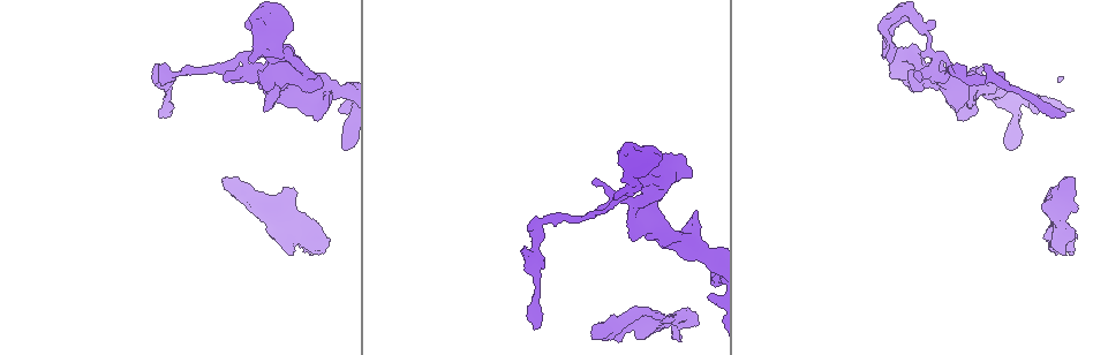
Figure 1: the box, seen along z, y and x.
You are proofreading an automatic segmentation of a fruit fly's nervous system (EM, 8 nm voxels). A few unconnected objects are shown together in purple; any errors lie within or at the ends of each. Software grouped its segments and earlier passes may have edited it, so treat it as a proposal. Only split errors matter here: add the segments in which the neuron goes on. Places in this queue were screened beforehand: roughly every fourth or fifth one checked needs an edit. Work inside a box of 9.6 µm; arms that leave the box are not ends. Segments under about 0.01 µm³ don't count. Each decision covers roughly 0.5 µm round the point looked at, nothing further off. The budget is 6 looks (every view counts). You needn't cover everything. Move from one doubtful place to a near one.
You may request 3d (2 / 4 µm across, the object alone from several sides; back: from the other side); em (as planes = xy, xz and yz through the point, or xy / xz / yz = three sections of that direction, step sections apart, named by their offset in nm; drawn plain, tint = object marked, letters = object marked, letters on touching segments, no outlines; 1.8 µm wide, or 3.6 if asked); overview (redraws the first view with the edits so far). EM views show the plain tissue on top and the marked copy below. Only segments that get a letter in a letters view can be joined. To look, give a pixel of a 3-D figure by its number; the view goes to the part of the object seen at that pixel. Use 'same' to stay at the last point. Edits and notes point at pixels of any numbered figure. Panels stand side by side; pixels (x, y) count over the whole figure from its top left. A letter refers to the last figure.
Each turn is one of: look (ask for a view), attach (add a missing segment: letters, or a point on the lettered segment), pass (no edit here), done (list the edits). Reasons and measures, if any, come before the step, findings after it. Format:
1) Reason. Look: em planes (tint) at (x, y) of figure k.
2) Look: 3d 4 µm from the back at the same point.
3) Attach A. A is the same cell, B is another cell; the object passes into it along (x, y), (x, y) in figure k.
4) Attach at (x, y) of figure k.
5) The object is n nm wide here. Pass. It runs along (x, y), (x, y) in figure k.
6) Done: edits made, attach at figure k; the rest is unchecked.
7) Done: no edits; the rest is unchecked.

Stops while still wide. Look: em planes (letters) at (695, 214) of figure 1.

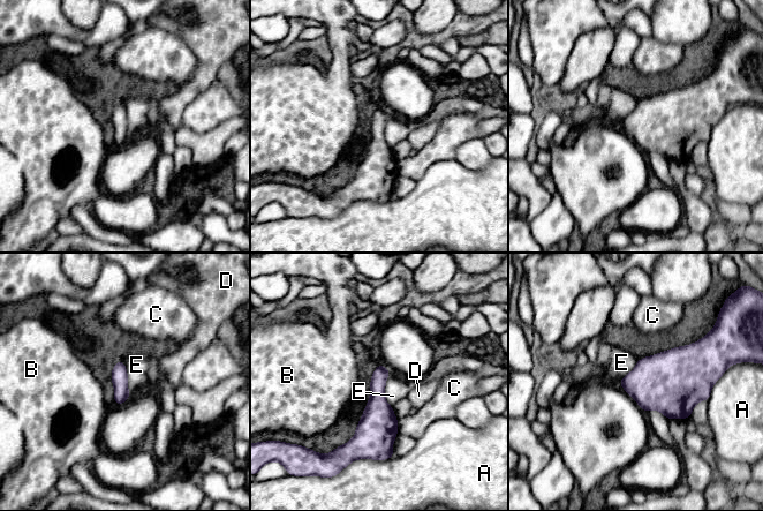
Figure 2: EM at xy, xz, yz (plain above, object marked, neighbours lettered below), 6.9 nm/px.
The longest contact is with A, 260 nm. Pass. A, B, C, D and E are other cells; no lettered segment goes on from it.

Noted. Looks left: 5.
Look: 3d 4 µm at (258, 71) of figure 1.

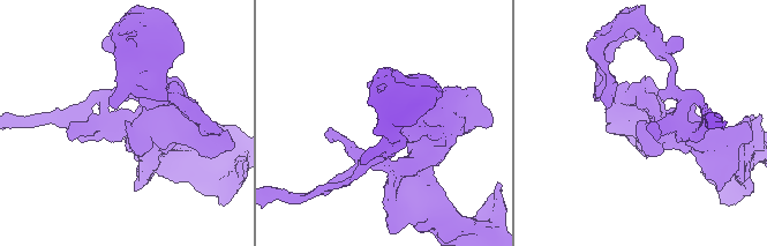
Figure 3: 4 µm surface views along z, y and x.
Shape alone is not enough. Look: em planes (letters) at (645, 122) of figure 3.

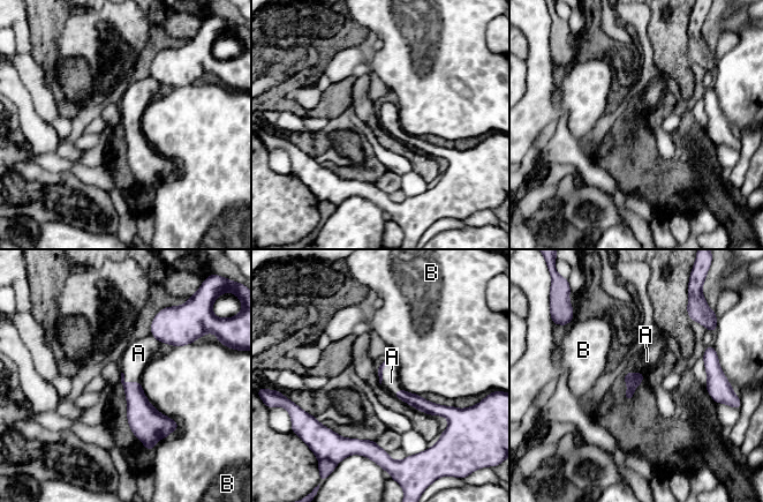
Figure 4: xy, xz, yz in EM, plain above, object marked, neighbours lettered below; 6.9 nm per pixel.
Attach A. A is the same cell, B is another cell; the object passes into it along (141, 414), (128, 382), (138, 353) in figure 4; it goes on there.

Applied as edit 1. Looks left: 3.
Free end. Look: em planes (letters) at (663, 318) of figure 1.

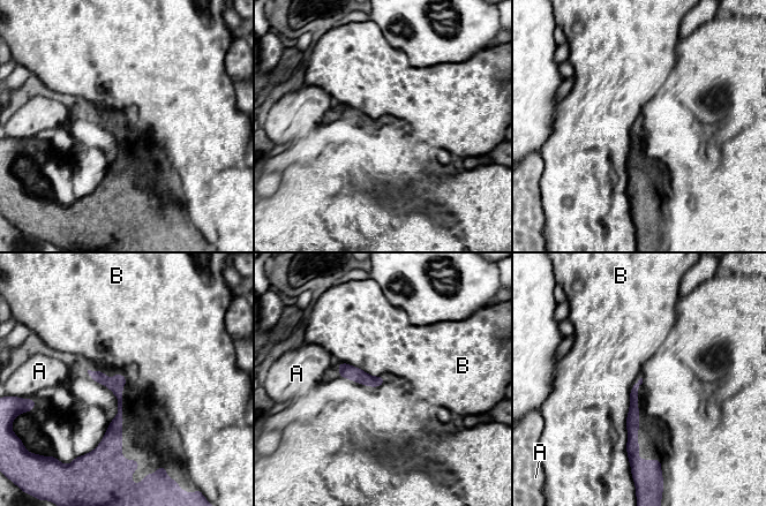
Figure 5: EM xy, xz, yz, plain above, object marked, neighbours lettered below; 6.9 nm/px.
Pass. A and B are other cells; it runs along (92, 374), (119, 393), (119, 451) in figure 5; none of them fits.

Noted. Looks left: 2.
Done: edits made, attach at figure 4; the rest is unchecked.

